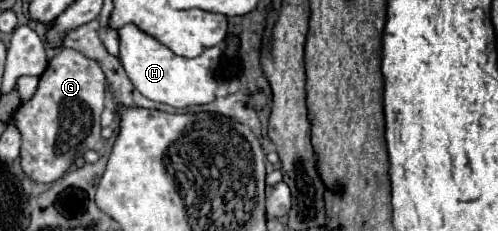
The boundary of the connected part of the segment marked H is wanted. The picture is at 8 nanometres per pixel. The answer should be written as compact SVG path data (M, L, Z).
M124 25L118 31L118 39L120 39L120 63L126 69L134 87L144 97L158 103L168 103L178 109L212 103L216 99L218 81L214 77L214 71L222 59L222 47L210 47L194 59L178 57L154 37L142 33L136 25Z

